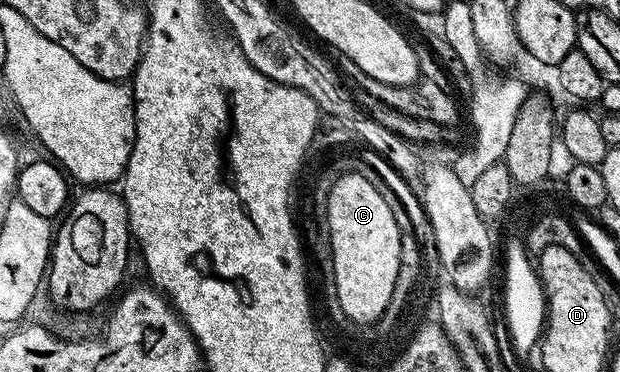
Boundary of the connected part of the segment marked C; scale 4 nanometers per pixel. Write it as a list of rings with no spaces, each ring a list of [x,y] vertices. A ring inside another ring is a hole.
[[[358,174],[341,175],[332,184],[327,224],[340,307],[351,323],[374,324],[388,308],[400,270],[401,226],[383,196]]]

